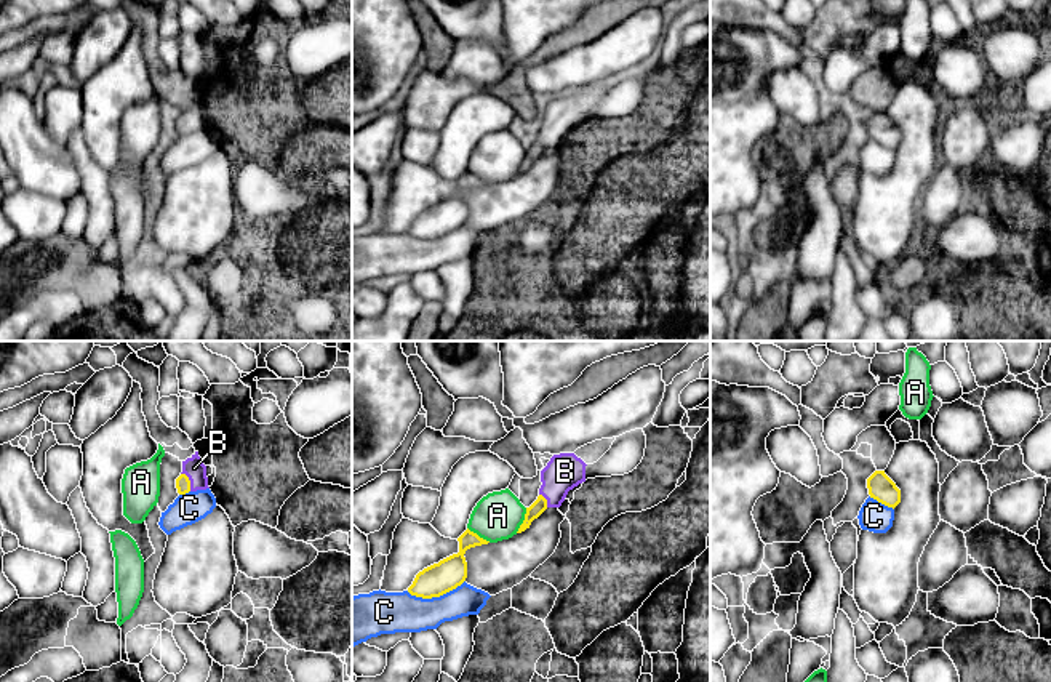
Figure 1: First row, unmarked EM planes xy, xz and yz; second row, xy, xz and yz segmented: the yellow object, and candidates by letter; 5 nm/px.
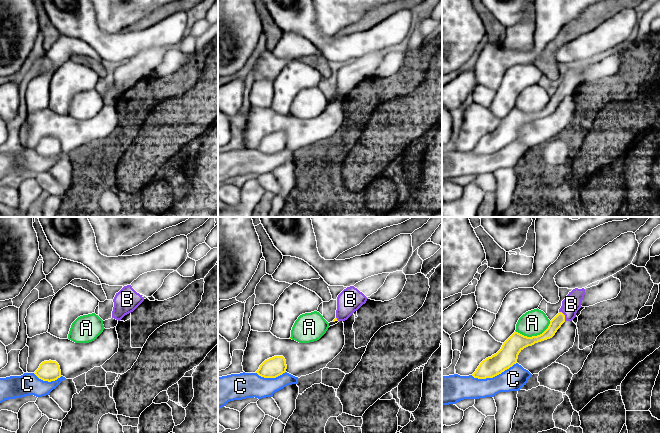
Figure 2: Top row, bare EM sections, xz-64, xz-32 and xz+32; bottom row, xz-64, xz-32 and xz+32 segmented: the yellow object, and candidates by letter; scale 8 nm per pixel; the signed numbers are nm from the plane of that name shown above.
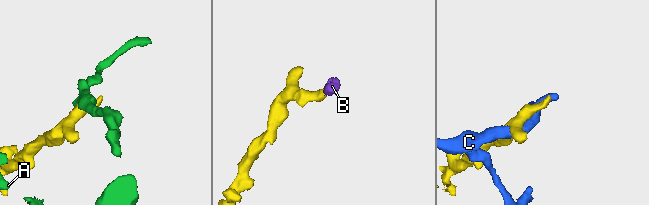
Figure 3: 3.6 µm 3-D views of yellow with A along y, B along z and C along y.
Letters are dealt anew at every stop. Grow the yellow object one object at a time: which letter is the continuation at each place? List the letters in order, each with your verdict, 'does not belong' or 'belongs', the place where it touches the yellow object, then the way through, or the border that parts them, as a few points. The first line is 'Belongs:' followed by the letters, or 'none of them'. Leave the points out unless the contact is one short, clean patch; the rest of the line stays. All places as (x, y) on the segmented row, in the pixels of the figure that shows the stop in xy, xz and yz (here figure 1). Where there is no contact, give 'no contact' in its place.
Belongs: B
A: does not belong; contact xz (523, 521); border xz (527, 508), (525, 519), (515, 532)
B: belongs; contact xy (189, 481); way xy (183, 484), (189, 481), (194, 468)
C: does not belong; contact xz (435, 596)

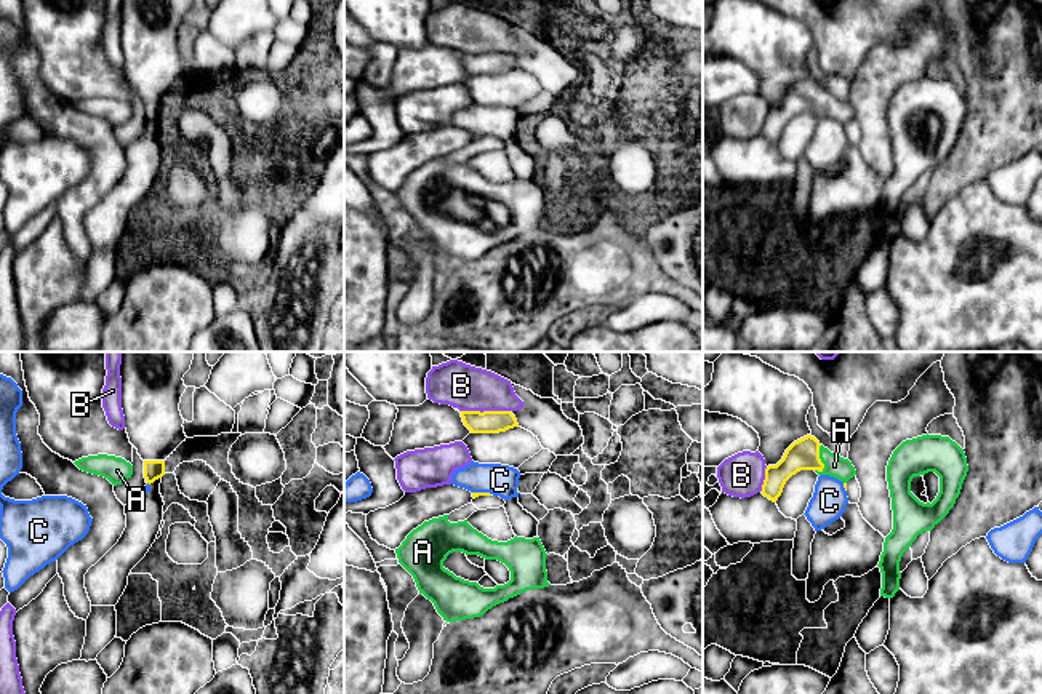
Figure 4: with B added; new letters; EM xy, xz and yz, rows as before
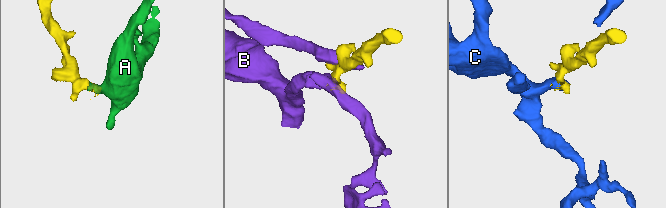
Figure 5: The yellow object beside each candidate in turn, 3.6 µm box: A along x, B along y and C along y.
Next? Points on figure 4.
Belongs: A
A: belongs; contact yz (820, 459); way yz (804, 454), (820, 459), (834, 466)
B: does not belong; contact xz (485, 411)
C: does not belong; contact xz (482, 493); border xz (472, 491), (487, 491), (490, 494)

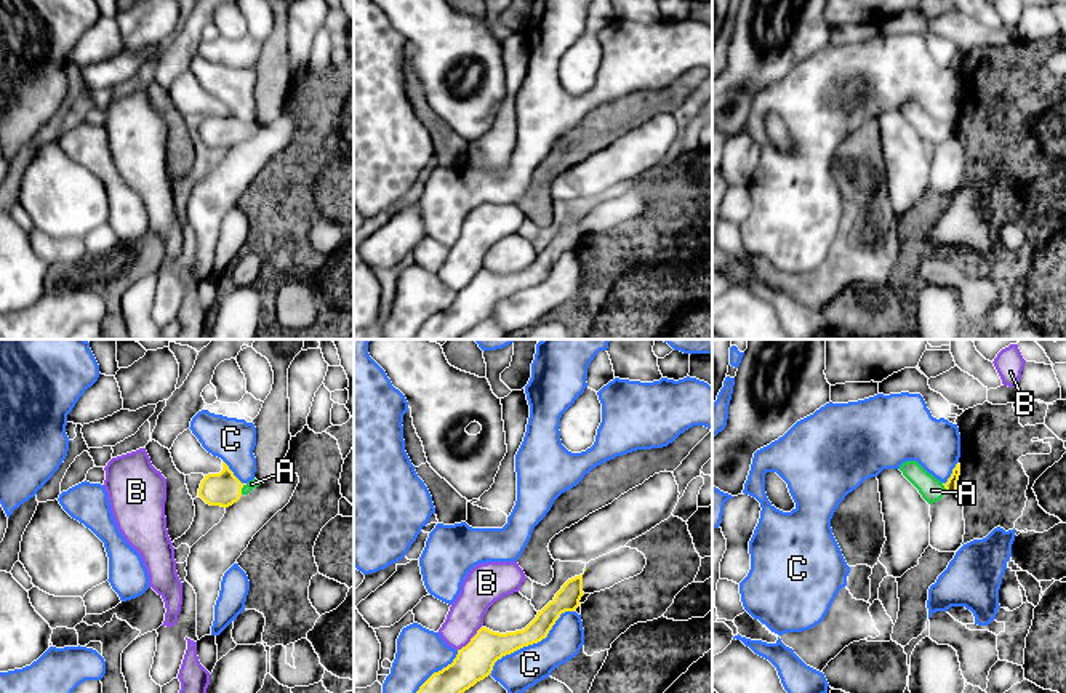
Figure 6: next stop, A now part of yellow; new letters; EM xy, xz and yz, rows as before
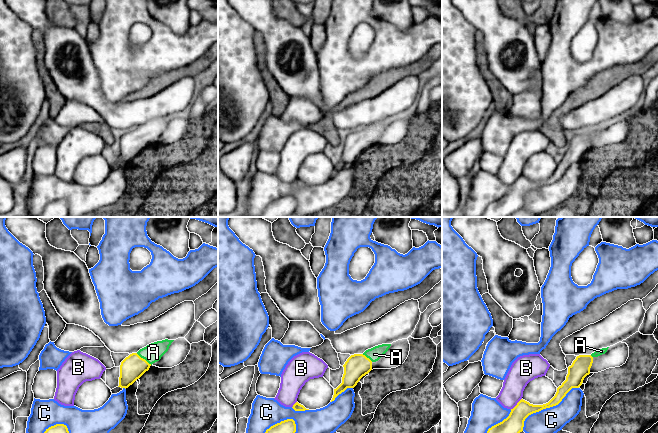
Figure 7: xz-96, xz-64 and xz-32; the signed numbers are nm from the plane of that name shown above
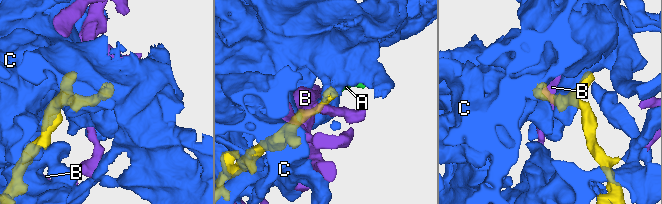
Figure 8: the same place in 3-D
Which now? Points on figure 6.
Belongs: A
A: belongs; contact xy (240, 490); way xy (224, 488), (240, 490), (252, 484)
B: does not belong; contact xz (471, 639)
C: does not belong; contact xz (532, 644)

